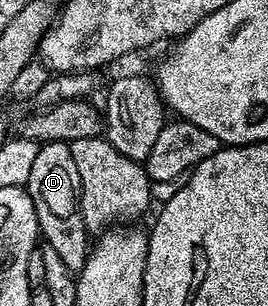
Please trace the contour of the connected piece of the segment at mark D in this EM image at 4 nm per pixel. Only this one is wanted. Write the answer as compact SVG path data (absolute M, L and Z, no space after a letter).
M44 143L33 161L25 188L37 213L42 242L52 247L70 271L79 272L87 260L89 232L79 208L79 178L70 143Z

